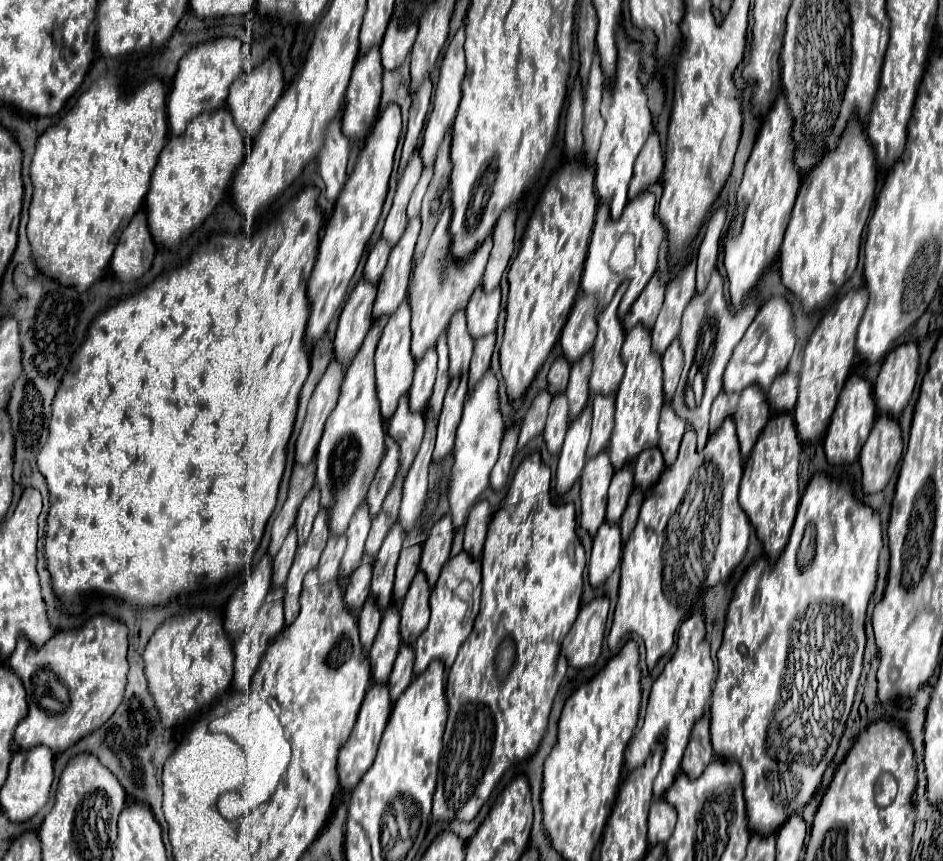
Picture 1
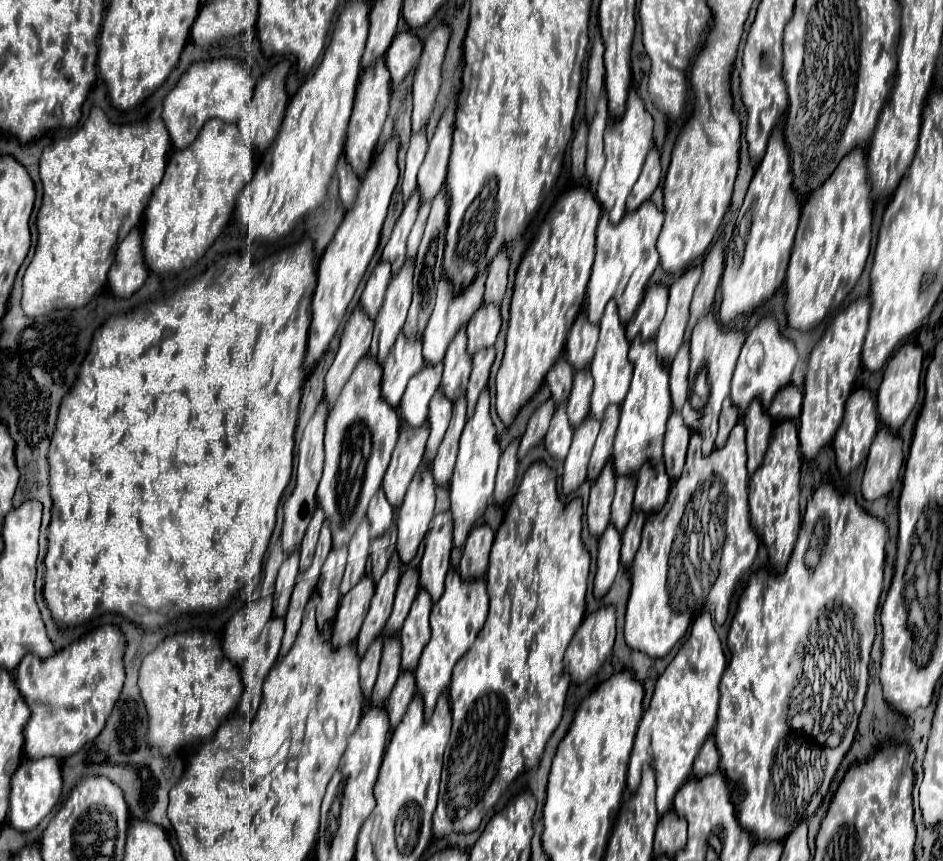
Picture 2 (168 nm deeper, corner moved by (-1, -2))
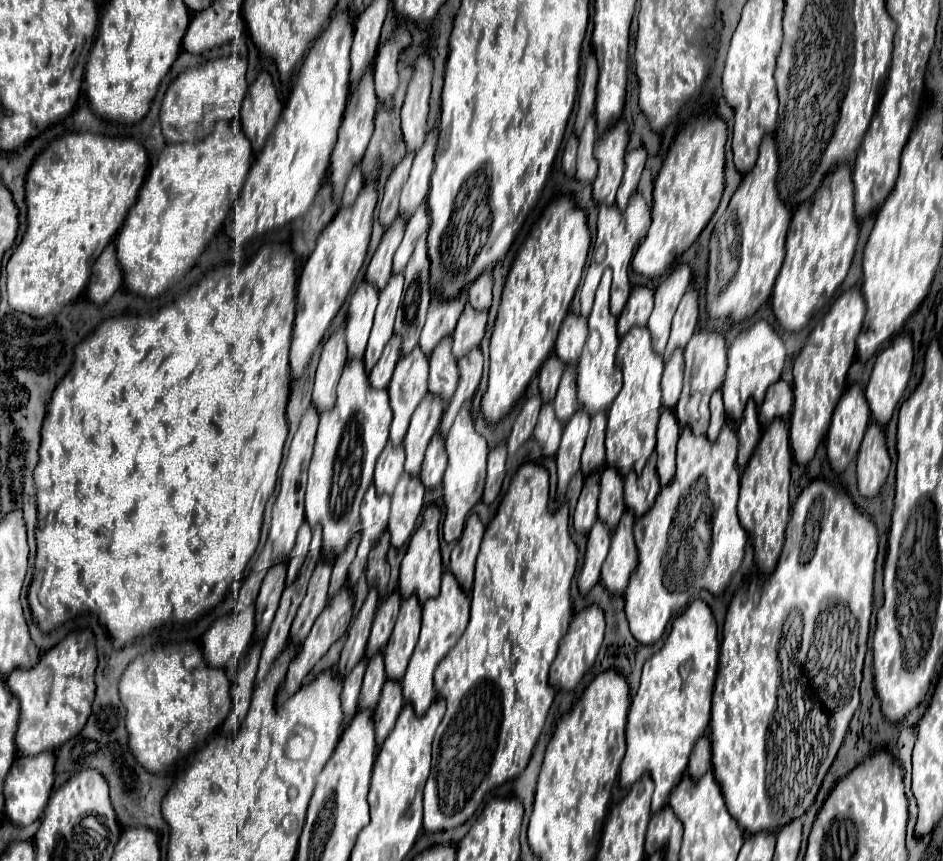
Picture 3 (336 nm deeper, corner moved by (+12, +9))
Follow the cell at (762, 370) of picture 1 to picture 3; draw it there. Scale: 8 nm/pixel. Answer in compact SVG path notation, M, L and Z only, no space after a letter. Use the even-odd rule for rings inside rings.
M759 320L749 330L743 330L733 340L727 356L729 356L729 368L727 368L725 382L721 386L723 402L725 402L727 414L733 418L735 424L739 424L745 402L749 398L753 398L757 404L761 404L763 396L765 396L765 390L773 382L779 380L783 364L785 364L785 346L783 346L783 340L777 336L777 332L771 330L771 326L767 322Z

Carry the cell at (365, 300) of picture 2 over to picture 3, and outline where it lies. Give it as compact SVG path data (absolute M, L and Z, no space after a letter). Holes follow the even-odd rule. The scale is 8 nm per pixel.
M359 282L355 288L351 302L349 302L349 312L347 312L347 348L349 348L349 360L353 358L363 358L369 330L373 324L373 314L377 306L377 294L379 290L369 284L369 282Z

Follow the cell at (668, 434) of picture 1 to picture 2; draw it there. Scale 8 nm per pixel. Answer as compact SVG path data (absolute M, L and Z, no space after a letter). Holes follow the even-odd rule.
M674 411L668 419L666 437L664 437L664 465L670 481L678 481L684 461L686 461L686 447L690 439L690 429L684 425L682 415Z

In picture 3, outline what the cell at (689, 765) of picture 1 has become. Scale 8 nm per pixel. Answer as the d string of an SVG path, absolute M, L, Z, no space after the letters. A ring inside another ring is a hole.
M701 736L693 746L687 770L693 778L701 778L701 774L705 774L705 770L709 768L711 768L711 742L707 736Z

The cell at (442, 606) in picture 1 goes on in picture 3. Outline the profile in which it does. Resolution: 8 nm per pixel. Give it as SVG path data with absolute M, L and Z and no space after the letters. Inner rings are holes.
M443 572L441 576L441 592L435 598L429 598L423 604L423 626L421 626L421 636L419 642L413 650L413 656L409 660L407 672L401 680L405 700L413 706L415 714L421 716L425 710L431 706L435 700L435 686L433 686L433 672L437 664L443 660L443 656L455 646L455 642L461 638L467 622L469 622L469 604L471 598L469 594L459 586L459 582L453 578L451 572Z

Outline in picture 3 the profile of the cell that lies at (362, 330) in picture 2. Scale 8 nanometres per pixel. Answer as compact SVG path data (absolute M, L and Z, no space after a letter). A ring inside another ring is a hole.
M343 322L331 338L325 342L321 356L319 356L319 366L315 374L315 388L313 388L313 404L317 410L329 410L333 408L335 402L335 388L341 376L341 370L347 362L347 346L345 346L345 326Z

